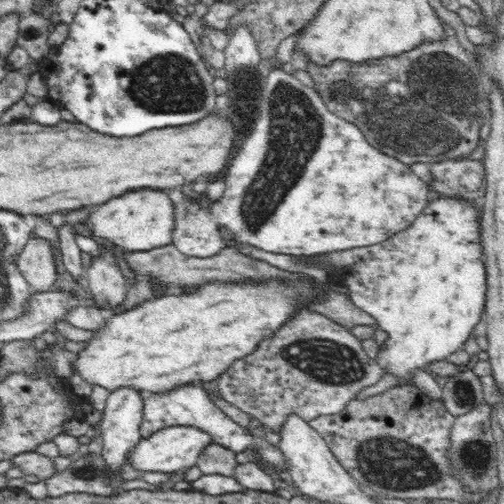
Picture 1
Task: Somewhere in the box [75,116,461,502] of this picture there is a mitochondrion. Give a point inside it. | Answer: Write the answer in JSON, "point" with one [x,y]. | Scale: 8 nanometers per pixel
{"point":[390,464]}

